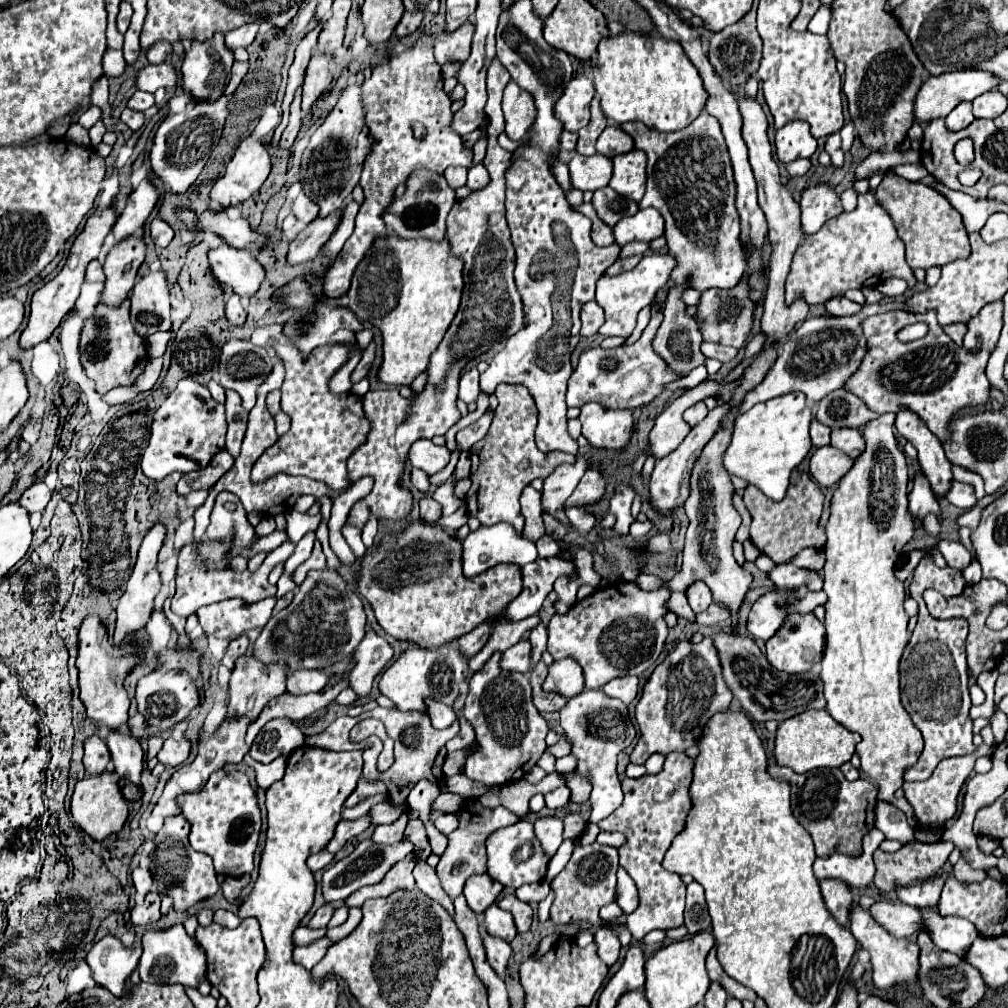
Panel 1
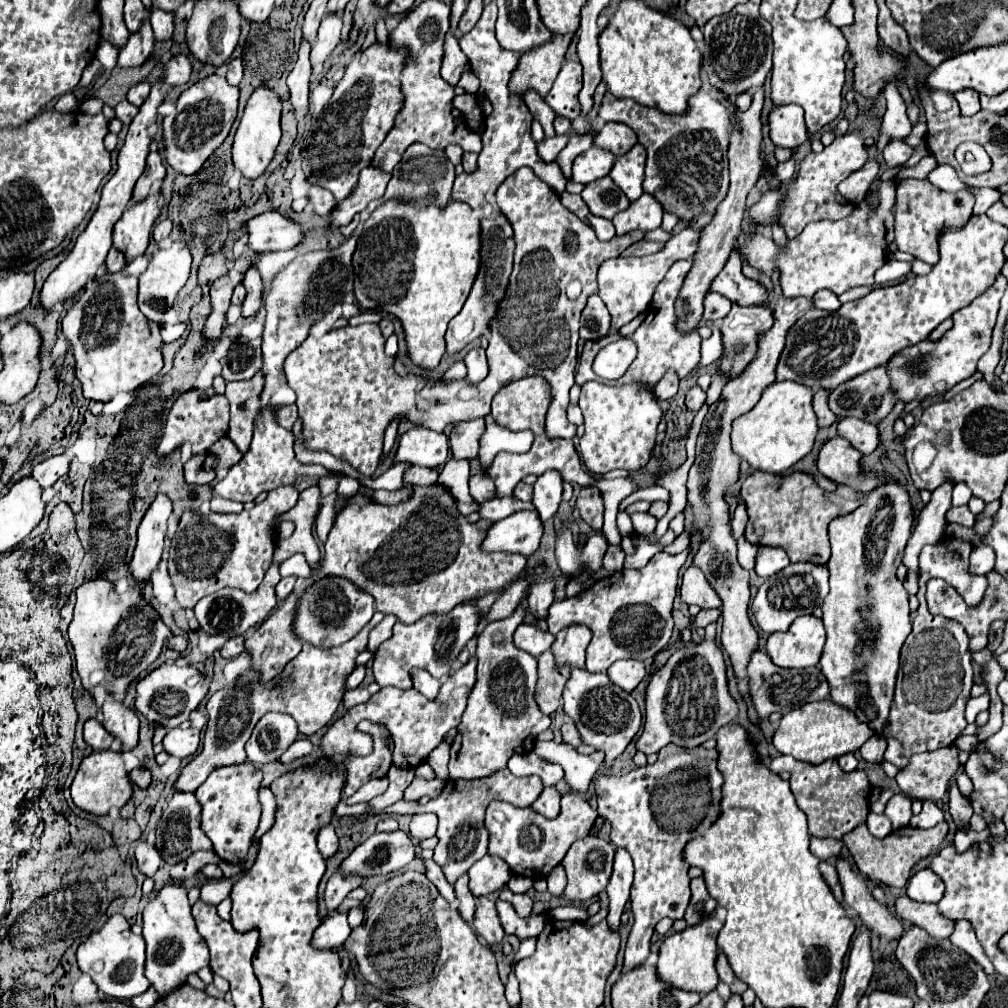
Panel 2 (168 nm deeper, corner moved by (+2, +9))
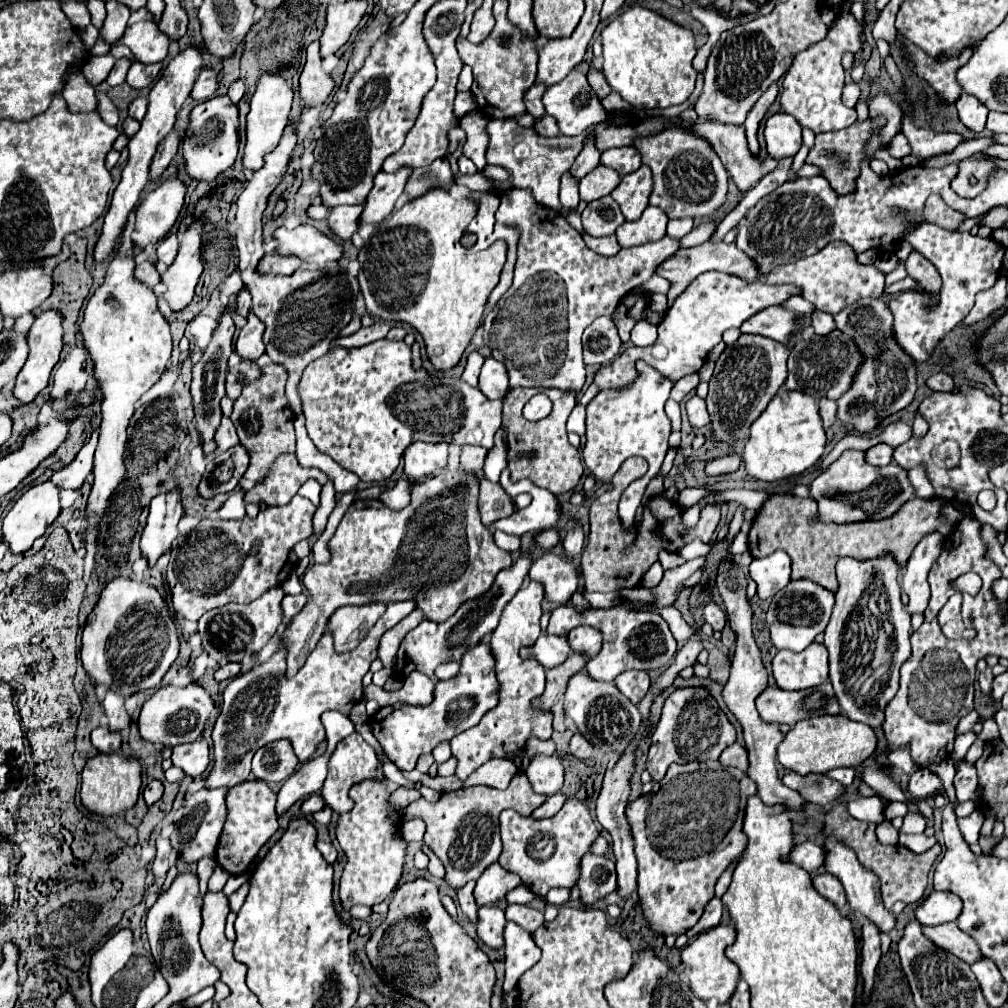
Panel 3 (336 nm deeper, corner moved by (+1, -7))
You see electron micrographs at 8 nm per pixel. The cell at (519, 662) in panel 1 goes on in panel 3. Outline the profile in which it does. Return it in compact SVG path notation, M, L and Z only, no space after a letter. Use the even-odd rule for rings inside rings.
M541 634L535 646L521 650L521 656L535 658L537 662L543 664L545 670L563 664L569 658L569 654L571 654L571 648L565 636L547 636L547 634Z

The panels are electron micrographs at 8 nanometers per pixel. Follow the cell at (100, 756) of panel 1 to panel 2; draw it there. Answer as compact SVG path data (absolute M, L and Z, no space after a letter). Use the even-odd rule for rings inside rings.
M92 718L84 724L84 740L92 750L108 750L114 738L104 730L104 726L98 720Z

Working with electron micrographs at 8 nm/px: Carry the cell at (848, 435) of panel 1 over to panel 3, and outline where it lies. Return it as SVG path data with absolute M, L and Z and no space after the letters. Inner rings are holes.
M877 444L871 450L867 450L867 462L873 466L887 466L893 460L895 448L889 444Z

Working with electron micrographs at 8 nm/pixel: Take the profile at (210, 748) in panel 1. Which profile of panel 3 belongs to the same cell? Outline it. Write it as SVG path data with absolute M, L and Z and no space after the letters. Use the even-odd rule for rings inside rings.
M413 600L387 604L385 614L351 652L335 652L331 632L325 632L295 678L287 678L285 648L275 652L267 662L233 678L223 692L223 708L213 728L215 766L207 776L205 786L233 788L245 782L251 774L251 758L257 748L281 738L287 738L293 744L293 752L299 762L309 760L317 744L325 740L321 714L327 710L337 710L341 714L351 712L353 704L363 698L363 676L369 672L371 662L377 658L381 636L399 624L405 616L409 616L415 608L417 604L413 604Z

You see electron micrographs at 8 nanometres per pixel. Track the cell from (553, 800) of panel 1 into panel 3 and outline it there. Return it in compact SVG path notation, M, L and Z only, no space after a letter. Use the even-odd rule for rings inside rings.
M553 752L551 756L537 754L535 758L531 758L531 764L527 766L525 774L527 774L529 782L533 784L535 792L551 796L551 794L559 792L563 786L565 766L557 752Z

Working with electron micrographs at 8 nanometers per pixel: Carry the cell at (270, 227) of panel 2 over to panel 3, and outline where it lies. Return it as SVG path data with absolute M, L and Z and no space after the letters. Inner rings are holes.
M303 224L293 230L281 226L277 228L275 238L279 242L279 250L277 250L279 254L283 256L293 254L309 264L325 266L329 262L337 262L343 256L343 244L331 240L315 226Z

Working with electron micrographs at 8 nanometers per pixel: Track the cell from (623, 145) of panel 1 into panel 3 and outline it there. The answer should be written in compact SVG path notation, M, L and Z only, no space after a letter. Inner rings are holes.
M623 146L623 148L611 148L601 154L601 164L617 170L621 176L635 172L641 166L641 154L635 146Z

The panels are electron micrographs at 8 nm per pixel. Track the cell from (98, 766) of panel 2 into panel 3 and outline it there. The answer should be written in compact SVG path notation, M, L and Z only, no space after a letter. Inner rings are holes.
M113 752L113 754L97 754L93 758L87 760L81 776L81 802L85 808L89 808L91 812L99 814L99 816L111 816L111 814L119 814L131 806L135 806L137 798L139 798L139 790L141 790L141 764L139 760Z

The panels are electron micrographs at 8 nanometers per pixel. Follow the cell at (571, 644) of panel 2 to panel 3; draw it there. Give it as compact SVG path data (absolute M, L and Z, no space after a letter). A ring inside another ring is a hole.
M577 626L573 628L573 632L569 632L569 644L573 650L585 652L589 658L593 658L603 644L603 636L597 628L593 626Z

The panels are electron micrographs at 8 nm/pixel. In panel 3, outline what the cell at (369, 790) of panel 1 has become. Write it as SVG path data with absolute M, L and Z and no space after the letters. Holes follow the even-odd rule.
M353 732L353 734L349 734L347 738L343 738L343 740L335 746L335 750L333 750L333 754L331 754L331 758L329 758L329 774L327 774L327 780L325 780L323 788L321 788L321 796L323 796L323 800L325 800L335 812L339 812L339 814L349 812L349 810L353 808L353 800L349 798L349 788L351 788L353 784L365 780L365 778L383 780L381 762L377 760L375 750L361 738L361 734Z

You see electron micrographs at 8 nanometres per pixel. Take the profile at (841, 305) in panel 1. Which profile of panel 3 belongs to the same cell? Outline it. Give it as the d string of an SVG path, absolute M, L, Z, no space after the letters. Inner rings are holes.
M815 310L811 314L811 326L813 326L813 332L819 334L819 336L825 336L825 334L829 334L829 332L835 330L833 316L827 314L827 312L821 312L821 310Z

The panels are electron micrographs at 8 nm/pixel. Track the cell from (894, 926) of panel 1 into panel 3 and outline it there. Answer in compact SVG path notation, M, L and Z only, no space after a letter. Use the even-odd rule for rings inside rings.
M957 922L939 924L939 926L923 926L923 932L929 940L933 940L933 944L955 954L957 958L965 960L967 964L975 964L983 956L981 950L977 948L977 942L969 934L959 930Z

